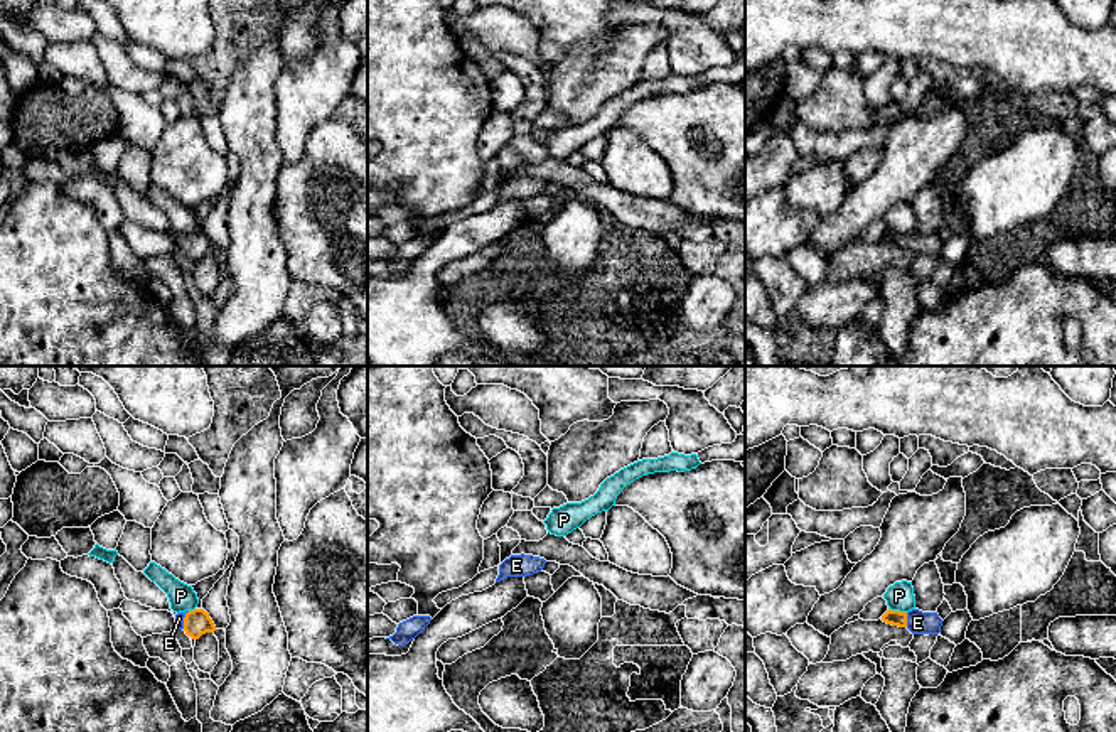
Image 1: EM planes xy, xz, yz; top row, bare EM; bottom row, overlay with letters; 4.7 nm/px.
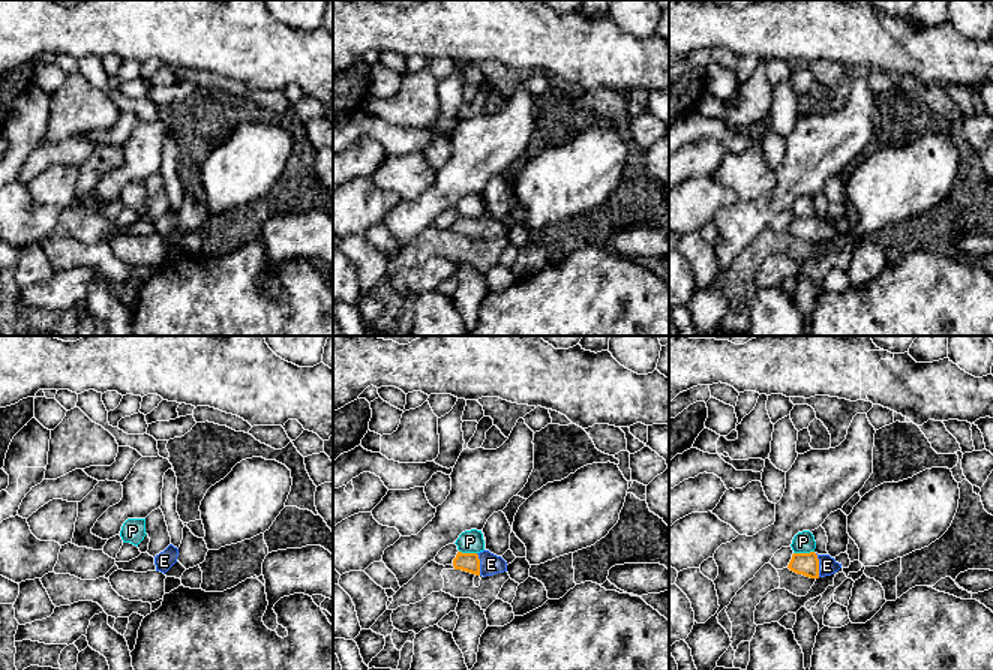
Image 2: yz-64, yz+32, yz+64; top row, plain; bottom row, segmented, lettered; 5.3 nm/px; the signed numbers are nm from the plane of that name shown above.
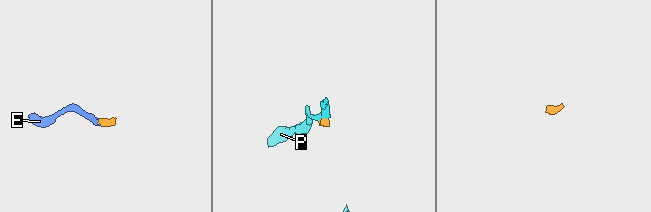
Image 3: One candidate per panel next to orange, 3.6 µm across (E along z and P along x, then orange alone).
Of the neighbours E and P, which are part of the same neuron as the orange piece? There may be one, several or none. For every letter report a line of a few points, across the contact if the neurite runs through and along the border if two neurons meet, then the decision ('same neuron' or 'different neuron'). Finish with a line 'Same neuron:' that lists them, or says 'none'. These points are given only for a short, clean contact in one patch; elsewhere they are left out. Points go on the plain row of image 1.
E: line yz (896, 240), (906, 242), (917, 245); same neuron
P: line yz (889, 230), (906, 235); different neuron
Same neuron: E

